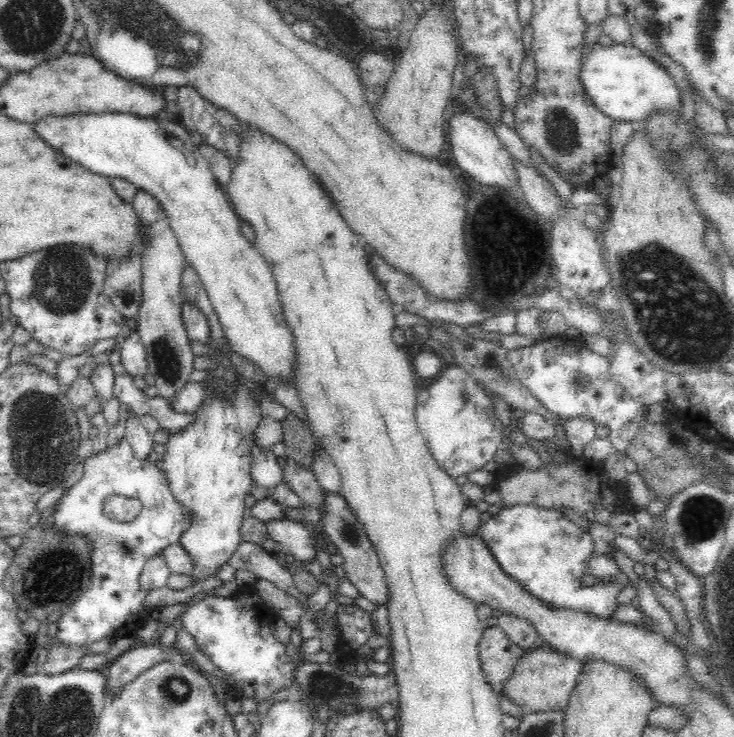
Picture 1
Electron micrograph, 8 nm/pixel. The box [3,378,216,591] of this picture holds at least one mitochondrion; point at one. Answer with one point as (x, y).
(36, 437)

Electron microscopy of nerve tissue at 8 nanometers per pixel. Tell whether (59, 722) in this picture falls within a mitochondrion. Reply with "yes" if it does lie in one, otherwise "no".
yes

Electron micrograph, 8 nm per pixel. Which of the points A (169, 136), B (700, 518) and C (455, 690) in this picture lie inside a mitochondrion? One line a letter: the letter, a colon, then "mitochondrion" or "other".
A: other
B: mitochondrion
C: other

